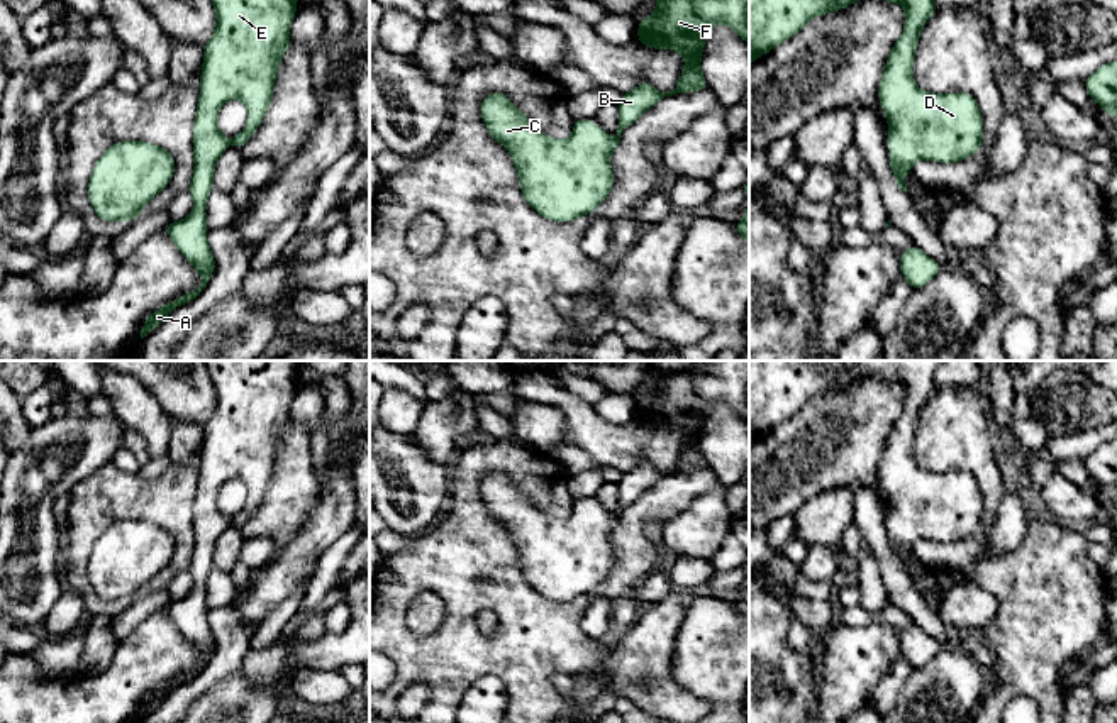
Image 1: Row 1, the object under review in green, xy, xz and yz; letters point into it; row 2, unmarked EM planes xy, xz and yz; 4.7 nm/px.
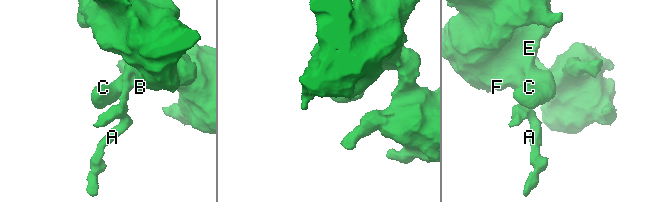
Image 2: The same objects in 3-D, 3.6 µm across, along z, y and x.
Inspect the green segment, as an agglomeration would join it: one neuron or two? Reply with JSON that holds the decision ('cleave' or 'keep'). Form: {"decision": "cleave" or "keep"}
{"decision": "keep"}

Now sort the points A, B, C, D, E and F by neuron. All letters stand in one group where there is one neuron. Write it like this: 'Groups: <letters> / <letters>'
Groups: A B C D E F

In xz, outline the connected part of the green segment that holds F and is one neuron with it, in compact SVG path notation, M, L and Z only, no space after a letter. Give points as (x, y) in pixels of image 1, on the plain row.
M698 361L693 371L656 371L656 389L637 403L637 420L671 428L686 440L676 466L658 471L642 461L620 476L617 515L576 498L570 518L554 518L532 505L507 474L493 471L480 483L488 513L514 540L522 577L551 601L593 593L614 567L610 533L620 513L664 476L709 469L700 439L714 405L729 405L747 422L749 361Z

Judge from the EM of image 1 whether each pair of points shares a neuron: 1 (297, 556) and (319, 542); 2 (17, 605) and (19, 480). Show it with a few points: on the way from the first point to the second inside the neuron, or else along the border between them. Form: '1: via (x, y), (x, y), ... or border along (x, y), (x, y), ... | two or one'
1: via (302, 551), (314, 542) | one
2: via (21, 574), (22, 510) | one

